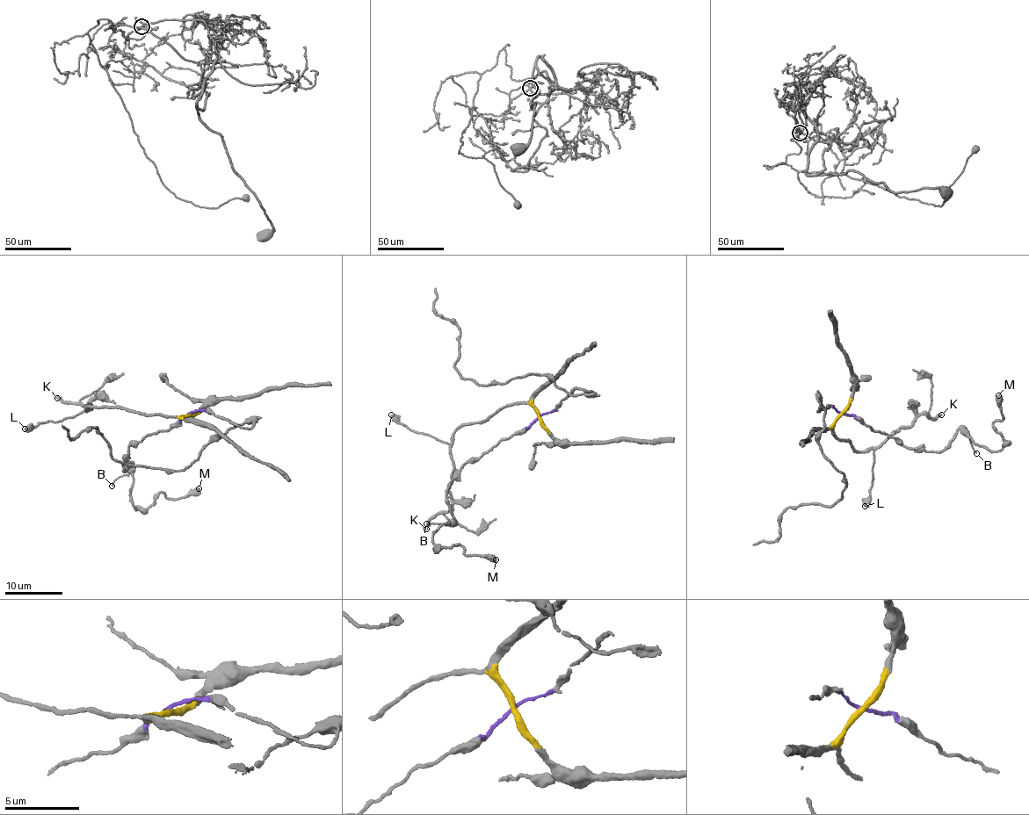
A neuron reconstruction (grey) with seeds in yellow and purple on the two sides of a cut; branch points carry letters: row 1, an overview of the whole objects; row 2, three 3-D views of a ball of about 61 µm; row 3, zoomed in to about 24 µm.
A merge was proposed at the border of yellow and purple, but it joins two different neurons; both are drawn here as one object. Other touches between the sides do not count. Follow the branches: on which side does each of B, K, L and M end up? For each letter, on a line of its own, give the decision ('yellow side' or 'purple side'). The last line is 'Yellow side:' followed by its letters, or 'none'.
B: purple side
K: yellow side
L: yellow side
M: purple side
Yellow side: K, L

